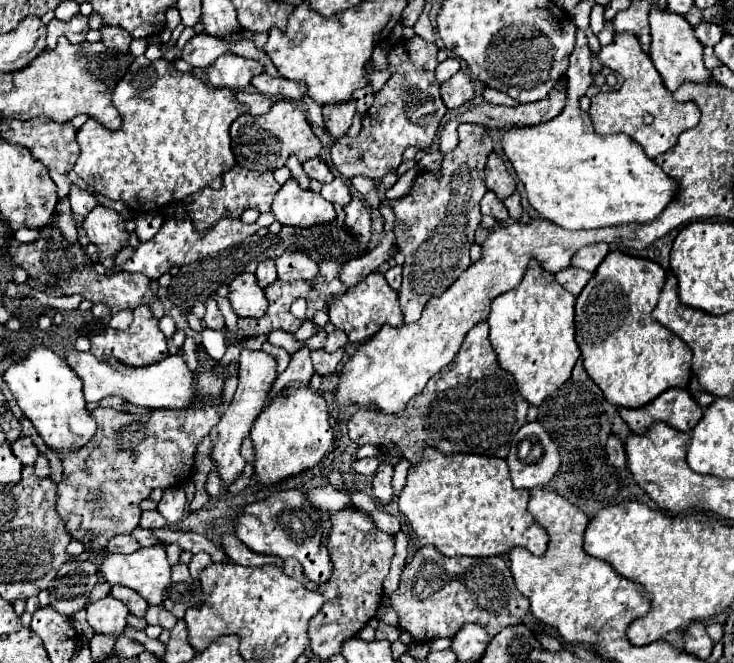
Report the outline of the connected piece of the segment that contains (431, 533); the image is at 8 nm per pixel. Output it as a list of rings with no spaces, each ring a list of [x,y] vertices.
[[[426,446],[422,462],[408,470],[408,482],[398,504],[420,544],[432,544],[444,556],[500,556],[514,546],[542,556],[548,534],[528,514],[528,500],[528,490],[512,486],[506,460],[476,454],[442,454]]]

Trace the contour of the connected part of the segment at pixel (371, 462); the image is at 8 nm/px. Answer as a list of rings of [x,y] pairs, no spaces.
[[[374,456],[374,458],[362,458],[362,460],[358,460],[356,464],[354,464],[354,470],[358,472],[358,474],[368,474],[368,476],[372,476],[374,472],[376,472],[376,468],[378,468],[378,458]]]

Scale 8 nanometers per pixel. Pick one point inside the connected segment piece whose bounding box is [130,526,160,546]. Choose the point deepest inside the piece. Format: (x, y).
(143, 537)

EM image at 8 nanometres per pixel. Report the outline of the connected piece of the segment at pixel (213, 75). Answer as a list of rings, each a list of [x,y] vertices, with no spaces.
[[[232,52],[222,54],[208,68],[208,80],[216,88],[252,90],[252,78],[264,74],[264,66],[258,60],[248,60]]]

